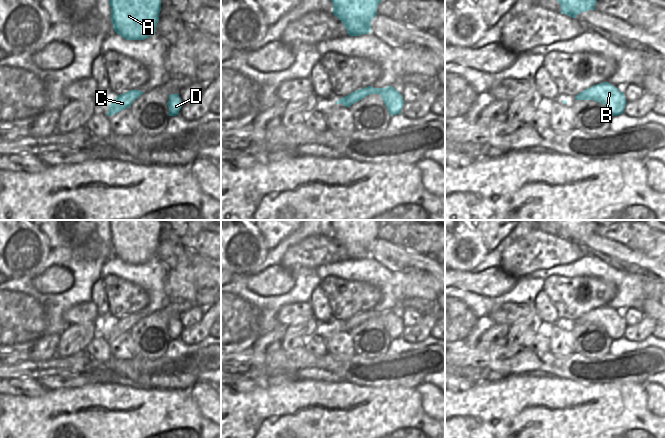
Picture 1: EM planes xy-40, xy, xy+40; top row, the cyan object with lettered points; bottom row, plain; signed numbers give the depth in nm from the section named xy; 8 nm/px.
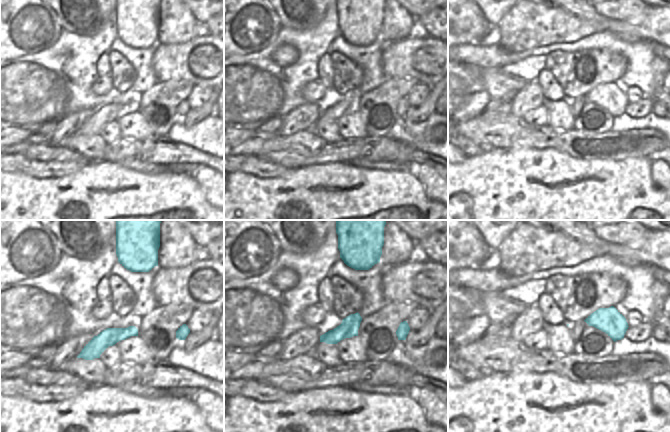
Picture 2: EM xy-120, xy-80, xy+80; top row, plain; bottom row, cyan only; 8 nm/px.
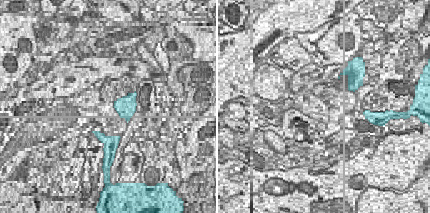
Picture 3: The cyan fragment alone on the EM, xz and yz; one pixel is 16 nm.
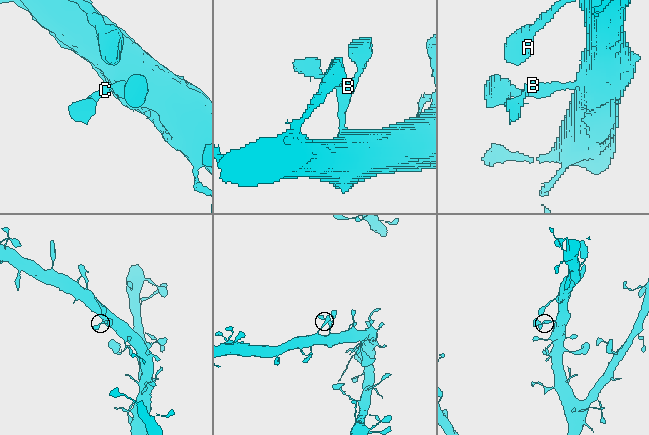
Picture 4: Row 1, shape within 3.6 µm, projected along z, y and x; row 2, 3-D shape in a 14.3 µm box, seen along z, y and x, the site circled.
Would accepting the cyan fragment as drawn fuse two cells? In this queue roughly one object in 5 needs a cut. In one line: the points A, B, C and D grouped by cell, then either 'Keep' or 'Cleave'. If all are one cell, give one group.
Groups: A B C D. Keep.

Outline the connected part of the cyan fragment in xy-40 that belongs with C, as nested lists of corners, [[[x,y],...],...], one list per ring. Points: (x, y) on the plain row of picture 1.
[[[130,314],[118,319],[109,329],[107,340],[112,340],[126,332],[129,332],[134,324],[139,322],[144,316],[140,314]]]

